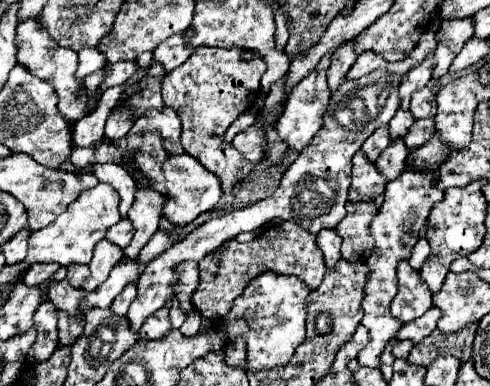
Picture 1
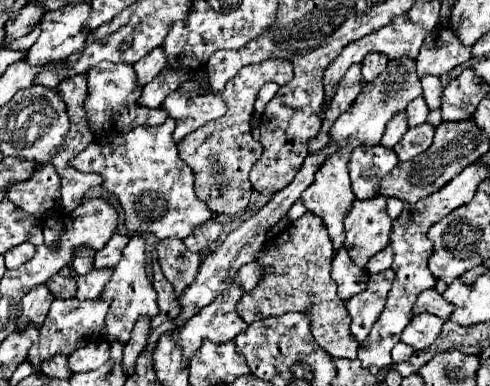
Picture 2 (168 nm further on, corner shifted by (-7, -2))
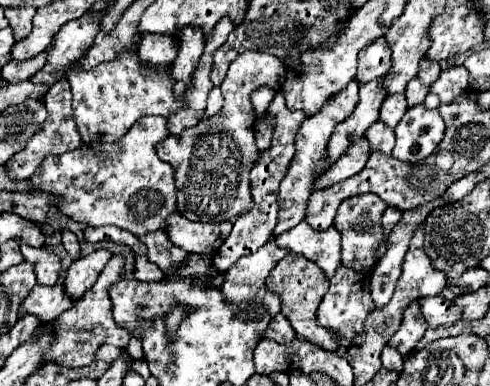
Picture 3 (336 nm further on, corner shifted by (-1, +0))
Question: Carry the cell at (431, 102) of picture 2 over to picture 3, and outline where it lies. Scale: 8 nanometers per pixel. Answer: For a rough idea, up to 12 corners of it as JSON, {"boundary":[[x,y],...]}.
{"boundary":[[437,61],[419,63],[419,79],[431,85],[441,73]]}

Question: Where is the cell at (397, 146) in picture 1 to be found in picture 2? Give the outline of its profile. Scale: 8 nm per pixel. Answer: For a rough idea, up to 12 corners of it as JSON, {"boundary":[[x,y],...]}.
{"boundary":[[429,123],[411,127],[393,147],[399,161],[411,161],[433,141]]}

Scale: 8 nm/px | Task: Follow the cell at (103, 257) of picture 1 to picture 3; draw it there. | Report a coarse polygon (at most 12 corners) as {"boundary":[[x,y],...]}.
{"boundary":[[35,285],[19,317],[51,323],[71,307],[63,285]]}

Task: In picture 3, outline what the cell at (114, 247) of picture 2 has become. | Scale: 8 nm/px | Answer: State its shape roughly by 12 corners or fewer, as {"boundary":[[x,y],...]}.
{"boundary":[[99,249],[69,265],[65,293],[77,301],[93,287],[107,265]]}

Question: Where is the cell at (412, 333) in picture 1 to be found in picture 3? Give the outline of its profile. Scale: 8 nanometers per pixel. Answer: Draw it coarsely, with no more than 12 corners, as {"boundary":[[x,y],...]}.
{"boundary":[[419,301],[403,313],[389,347],[409,355],[427,331]]}

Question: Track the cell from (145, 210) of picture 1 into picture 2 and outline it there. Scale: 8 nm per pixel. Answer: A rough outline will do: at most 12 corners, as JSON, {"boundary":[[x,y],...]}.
{"boundary":[[133,235],[101,293],[111,299],[105,339],[127,343],[141,315],[159,313],[145,265]]}

